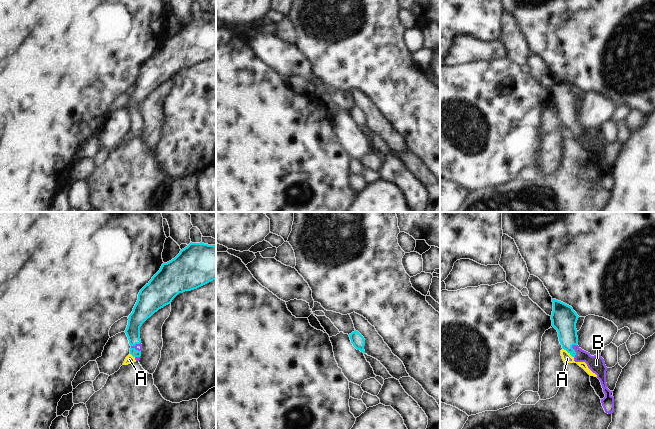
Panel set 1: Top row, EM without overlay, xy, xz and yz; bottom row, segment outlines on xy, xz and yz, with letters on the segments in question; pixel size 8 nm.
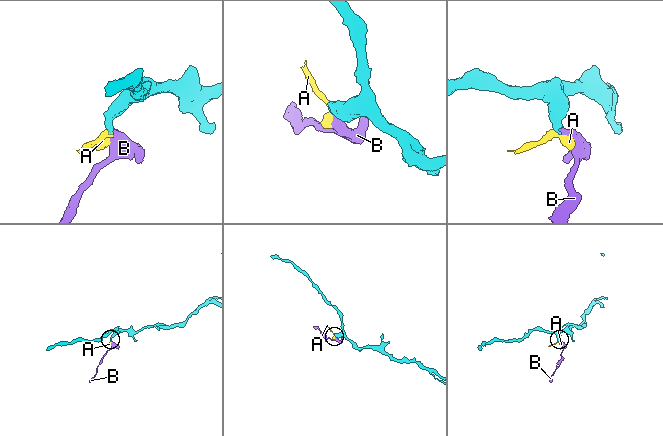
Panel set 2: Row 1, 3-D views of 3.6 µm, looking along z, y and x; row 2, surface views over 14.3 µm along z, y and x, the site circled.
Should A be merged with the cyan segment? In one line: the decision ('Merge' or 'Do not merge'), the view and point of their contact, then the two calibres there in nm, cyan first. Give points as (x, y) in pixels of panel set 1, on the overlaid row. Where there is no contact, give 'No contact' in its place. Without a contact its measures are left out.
Do not merge. Touches cyan at yz (568, 352). Thickness 180 nm (cyan) against 80 nm.

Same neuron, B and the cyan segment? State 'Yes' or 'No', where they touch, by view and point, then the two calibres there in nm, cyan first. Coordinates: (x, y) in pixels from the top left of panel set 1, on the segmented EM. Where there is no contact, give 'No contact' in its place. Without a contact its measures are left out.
Yes. Touches cyan at yz (574, 350). Thickness 190 nm (cyan) against 140 nm.

